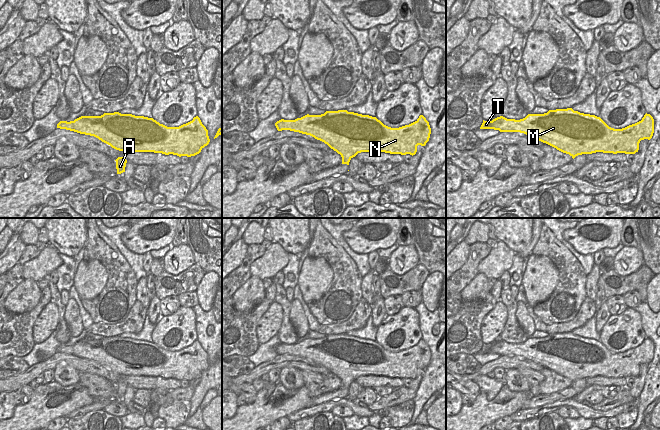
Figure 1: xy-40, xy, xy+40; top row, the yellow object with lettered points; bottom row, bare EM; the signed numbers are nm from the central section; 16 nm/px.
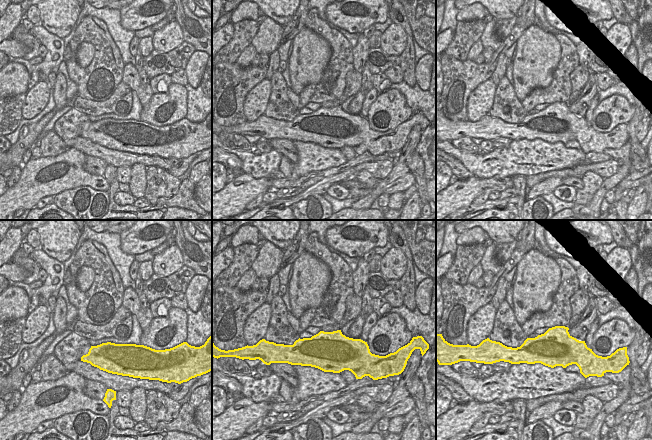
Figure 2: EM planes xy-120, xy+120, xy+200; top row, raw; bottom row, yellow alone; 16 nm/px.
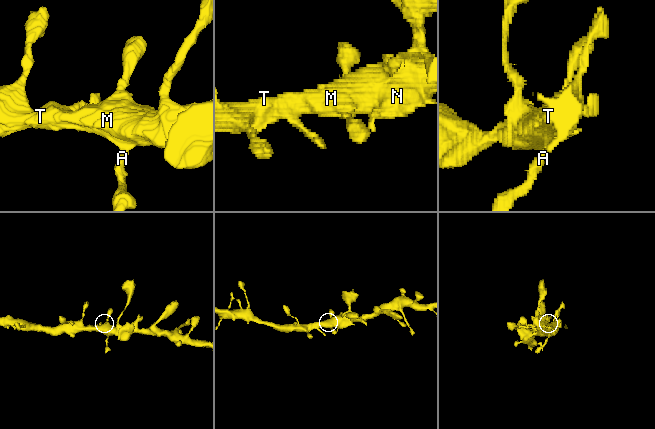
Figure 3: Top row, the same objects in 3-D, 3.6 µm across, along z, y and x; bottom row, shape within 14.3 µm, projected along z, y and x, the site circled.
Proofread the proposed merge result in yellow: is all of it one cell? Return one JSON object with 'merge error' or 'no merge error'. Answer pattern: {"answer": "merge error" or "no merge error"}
{"answer": "no merge error"}

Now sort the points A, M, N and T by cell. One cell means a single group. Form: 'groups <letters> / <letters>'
groups A M N T

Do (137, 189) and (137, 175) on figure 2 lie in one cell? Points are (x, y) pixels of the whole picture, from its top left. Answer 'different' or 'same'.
same

